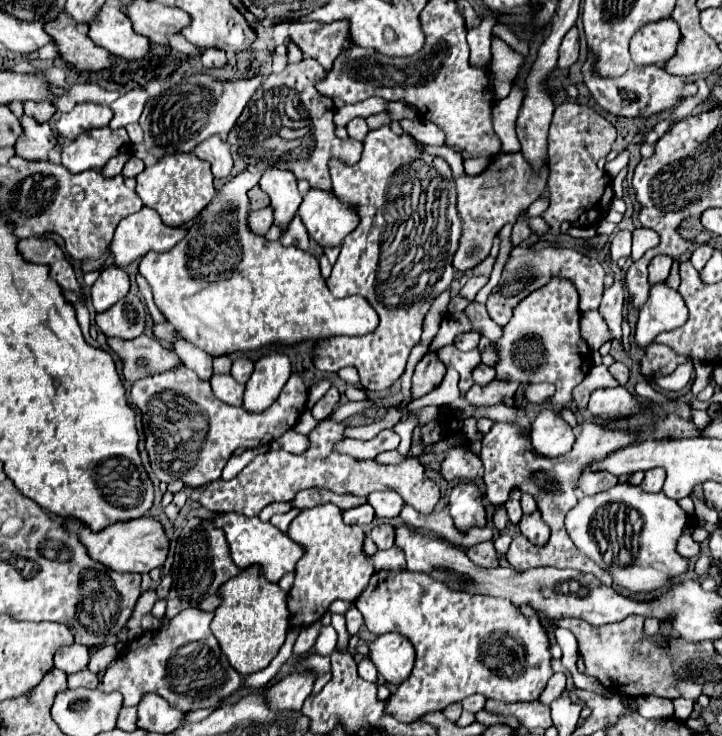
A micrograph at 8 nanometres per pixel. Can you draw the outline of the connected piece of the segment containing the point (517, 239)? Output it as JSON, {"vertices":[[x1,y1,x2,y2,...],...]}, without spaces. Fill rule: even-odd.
{"vertices":[[522,214,522,218,520,218,520,220,514,224,514,228,512,228,512,236,510,236,512,246,522,244,528,236,532,236,532,230,530,230,530,226,528,226,528,222,526,222,526,214]]}

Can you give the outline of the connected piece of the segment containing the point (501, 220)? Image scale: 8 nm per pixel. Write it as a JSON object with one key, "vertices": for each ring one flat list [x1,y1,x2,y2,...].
{"vertices":[[500,152,496,154,488,168,478,176,460,176,456,178,458,188,458,214,462,218,462,236,458,250,454,254,454,268,462,274,470,272,488,258,492,240,502,230,504,224,516,222,518,216,536,200,540,198,542,190,548,182,548,162,544,160,544,166,534,170,528,160,516,152]]}

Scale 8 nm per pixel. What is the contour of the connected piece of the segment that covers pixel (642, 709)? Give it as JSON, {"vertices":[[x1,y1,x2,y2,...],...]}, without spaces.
{"vertices":[[638,696,636,704,638,704,638,714,648,718,648,720,654,720,654,718,674,718,674,706,666,698]]}

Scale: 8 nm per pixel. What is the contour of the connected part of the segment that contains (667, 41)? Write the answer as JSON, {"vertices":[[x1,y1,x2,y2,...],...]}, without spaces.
{"vertices":[[672,18,646,24,630,40,632,62,636,66,662,64,676,54,678,42,680,42,680,30]]}

